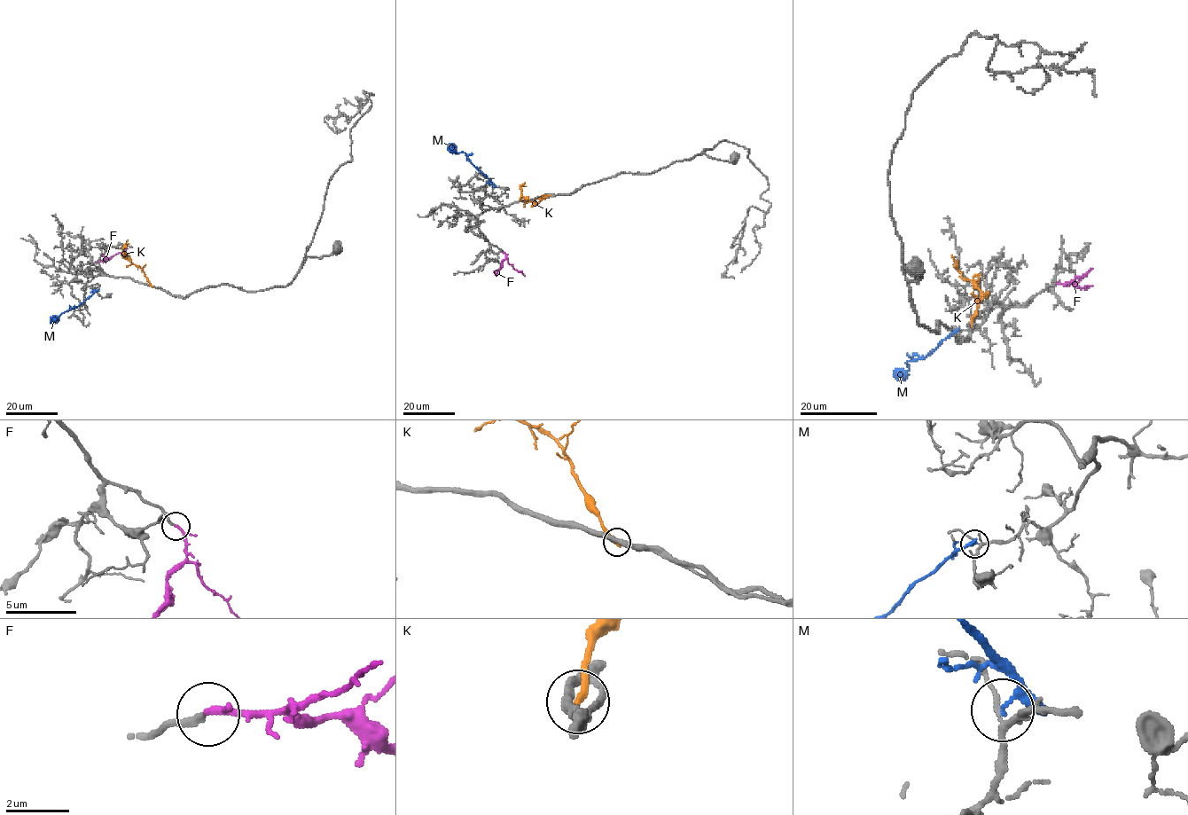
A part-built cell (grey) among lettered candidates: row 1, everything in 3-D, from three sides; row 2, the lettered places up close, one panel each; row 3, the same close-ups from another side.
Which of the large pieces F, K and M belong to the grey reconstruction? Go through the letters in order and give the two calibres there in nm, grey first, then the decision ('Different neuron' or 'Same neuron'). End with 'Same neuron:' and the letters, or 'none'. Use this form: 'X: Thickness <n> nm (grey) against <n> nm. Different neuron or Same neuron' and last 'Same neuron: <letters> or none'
F: Thickness 200 nm (grey) against 140 nm. Same neuron
K: Thickness 320 nm (grey) against 240 nm. Different neuron
M: Thickness 150 nm (grey) against 150 nm. Different neuron
Same neuron: F

